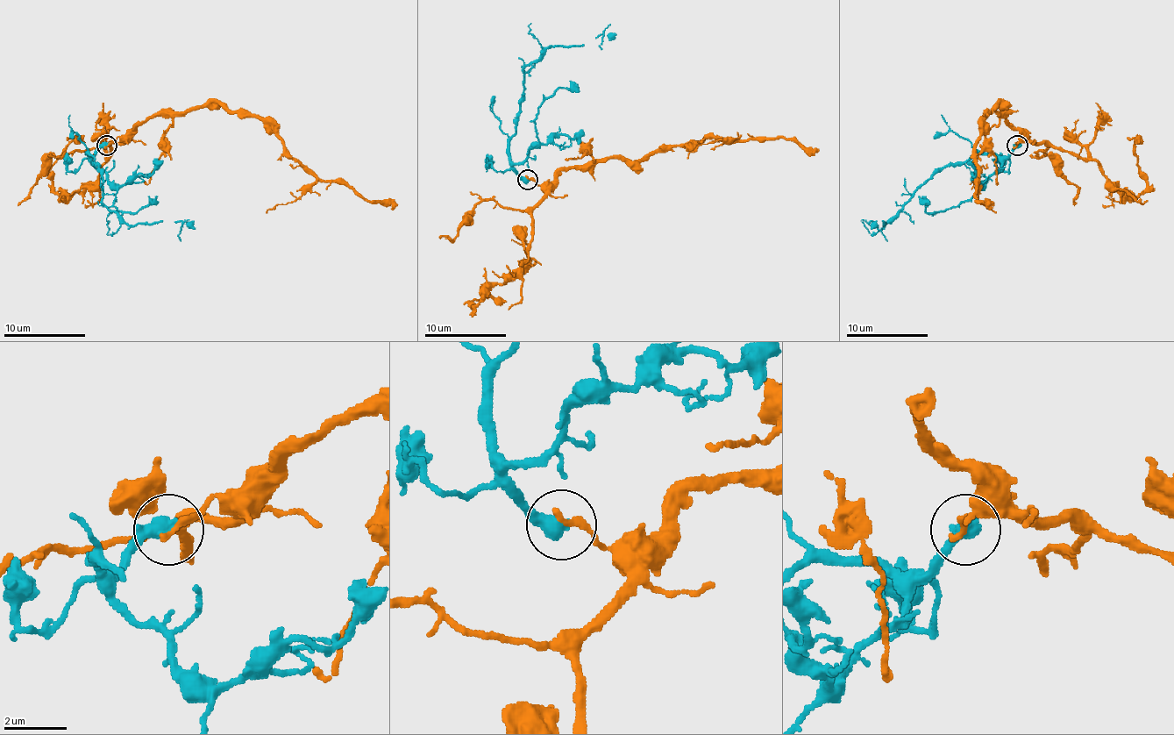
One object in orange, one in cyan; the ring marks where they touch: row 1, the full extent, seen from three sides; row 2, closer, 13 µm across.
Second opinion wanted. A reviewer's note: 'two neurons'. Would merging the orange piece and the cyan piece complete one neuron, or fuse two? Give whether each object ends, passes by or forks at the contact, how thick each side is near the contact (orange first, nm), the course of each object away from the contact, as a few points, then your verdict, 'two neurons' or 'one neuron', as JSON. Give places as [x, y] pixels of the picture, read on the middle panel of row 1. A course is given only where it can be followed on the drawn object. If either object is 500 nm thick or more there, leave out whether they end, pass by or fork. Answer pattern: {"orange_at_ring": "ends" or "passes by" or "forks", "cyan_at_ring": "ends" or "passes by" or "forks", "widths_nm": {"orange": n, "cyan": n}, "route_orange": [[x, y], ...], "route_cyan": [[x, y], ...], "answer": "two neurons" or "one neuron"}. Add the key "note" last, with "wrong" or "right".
{"widths_nm": {"orange": 240, "cyan": 500}, "route_orange": [[529, 179], [545, 185], [576, 167], [608, 159], [645, 160], [655, 153], [704, 139], [787, 139], [818, 153]], "route_cyan": [[527, 179], [515, 168], [508, 153], [522, 69], [547, 49], [584, 45], [602, 32], [602, 49]], "answer": "two neurons", "note": "right"}

